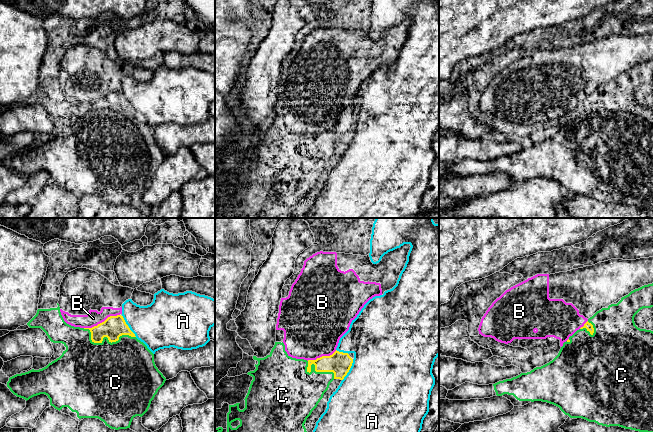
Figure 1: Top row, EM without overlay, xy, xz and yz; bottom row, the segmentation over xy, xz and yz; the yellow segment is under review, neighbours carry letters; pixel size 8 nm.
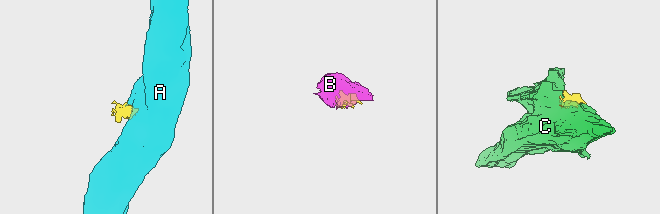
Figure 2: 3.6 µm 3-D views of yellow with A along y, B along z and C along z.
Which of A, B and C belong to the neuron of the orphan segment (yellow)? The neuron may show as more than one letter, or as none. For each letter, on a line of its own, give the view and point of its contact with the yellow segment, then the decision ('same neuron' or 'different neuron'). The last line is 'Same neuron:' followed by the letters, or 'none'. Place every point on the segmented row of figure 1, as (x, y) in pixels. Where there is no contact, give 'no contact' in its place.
A: meets yellow in xz at (349, 369); different neuron
B: meets yellow in xy at (102, 322); different neuron
C: meets yellow in xy at (106, 336); same neuron
Same neuron: C

